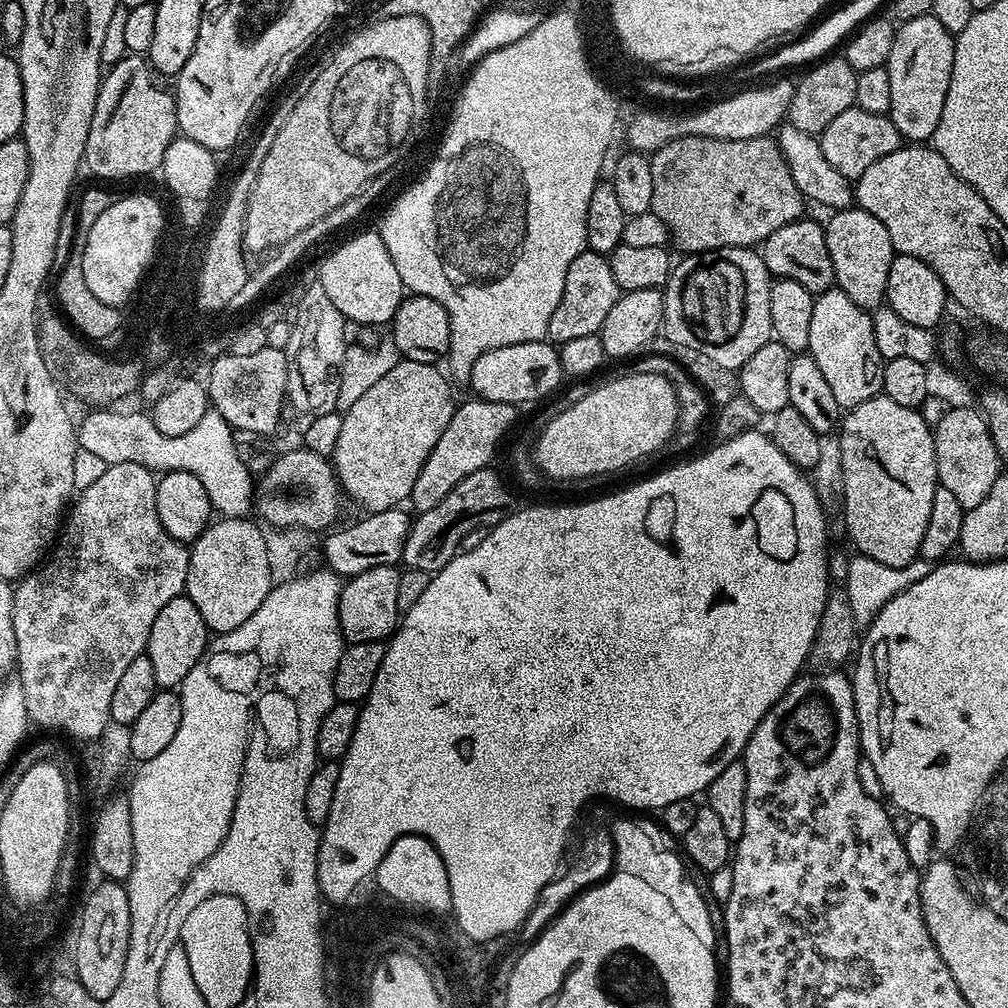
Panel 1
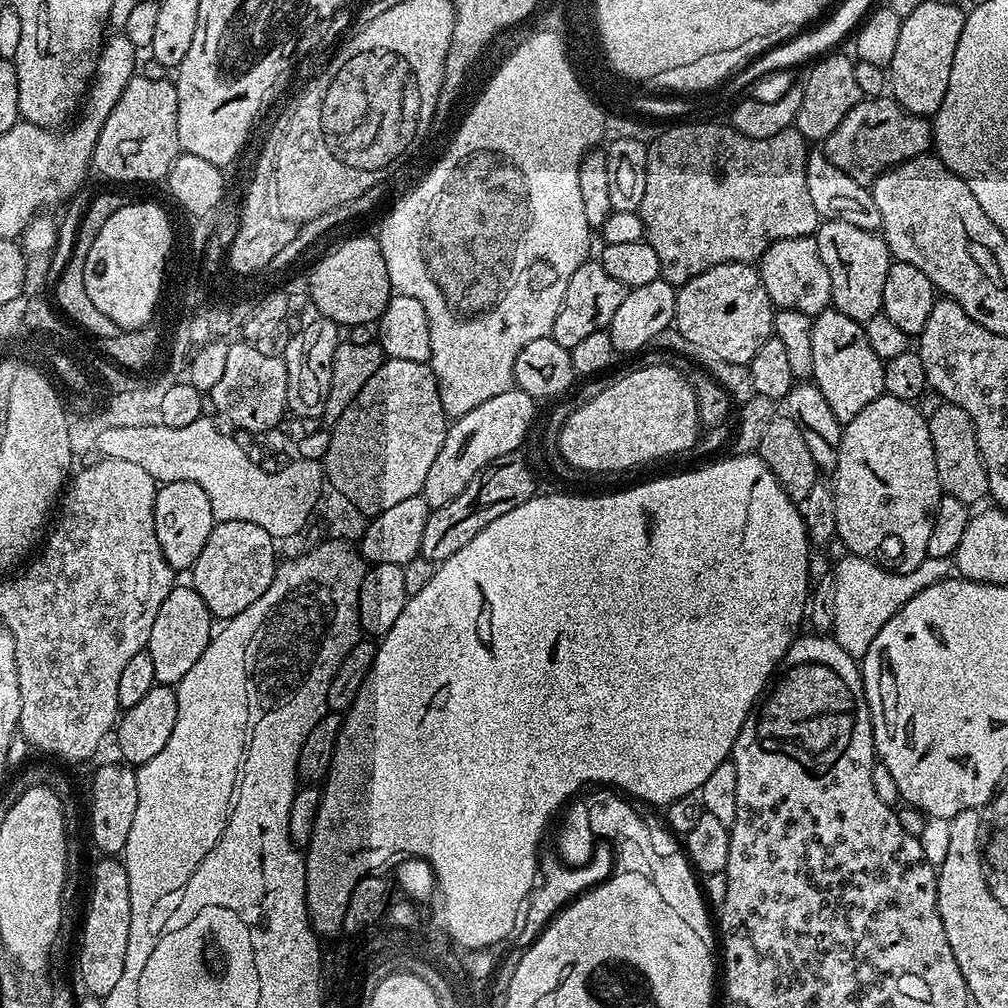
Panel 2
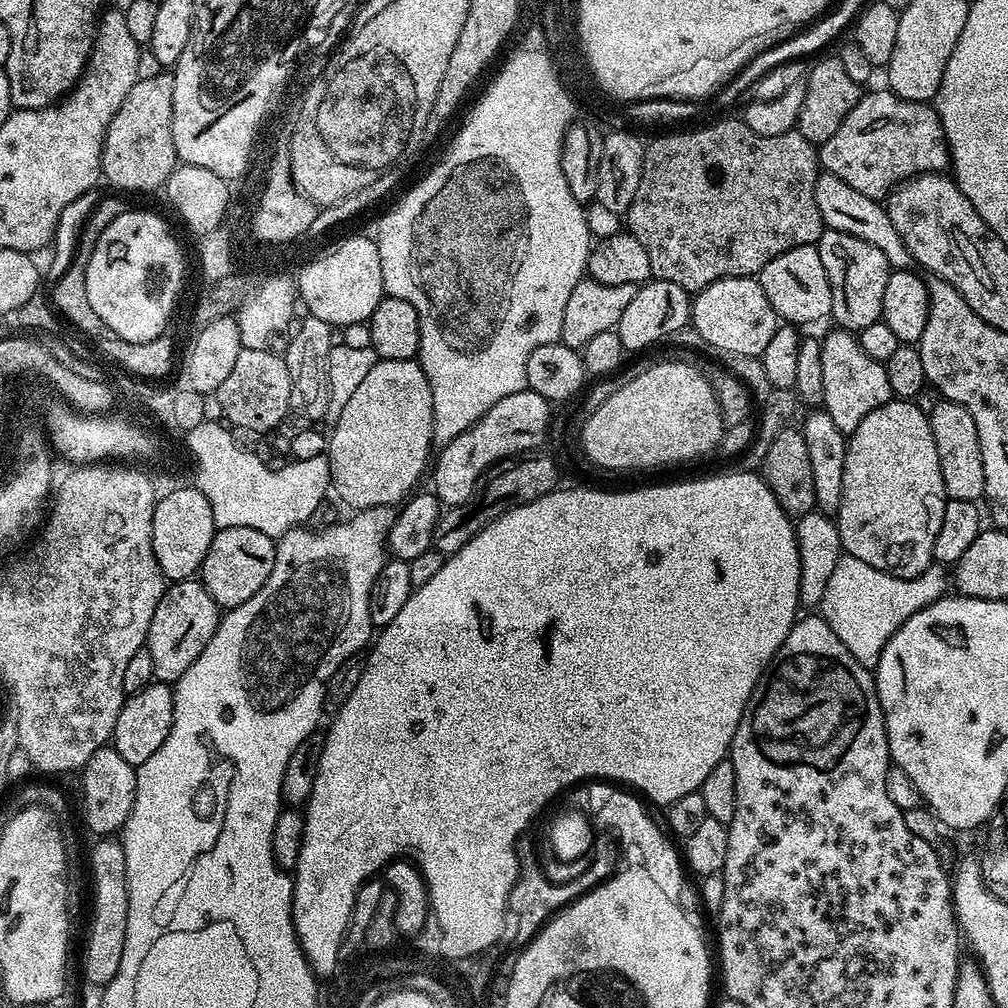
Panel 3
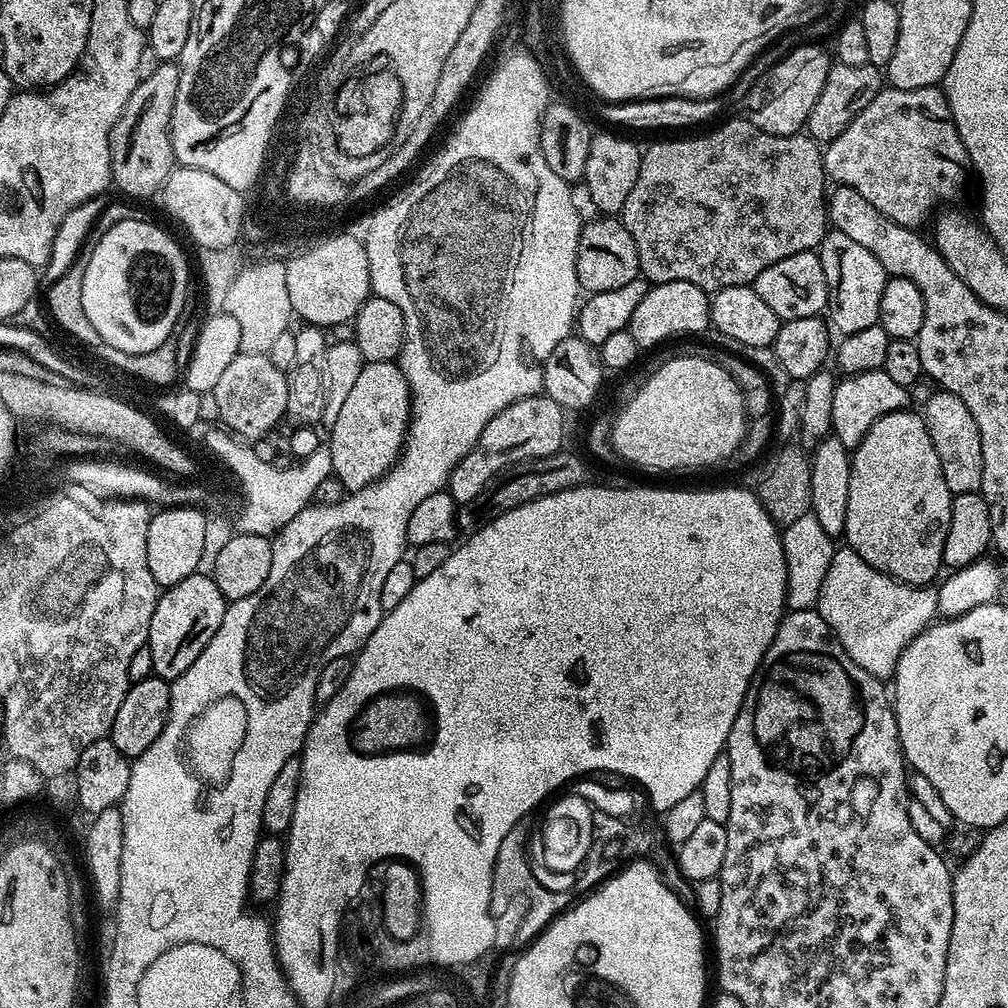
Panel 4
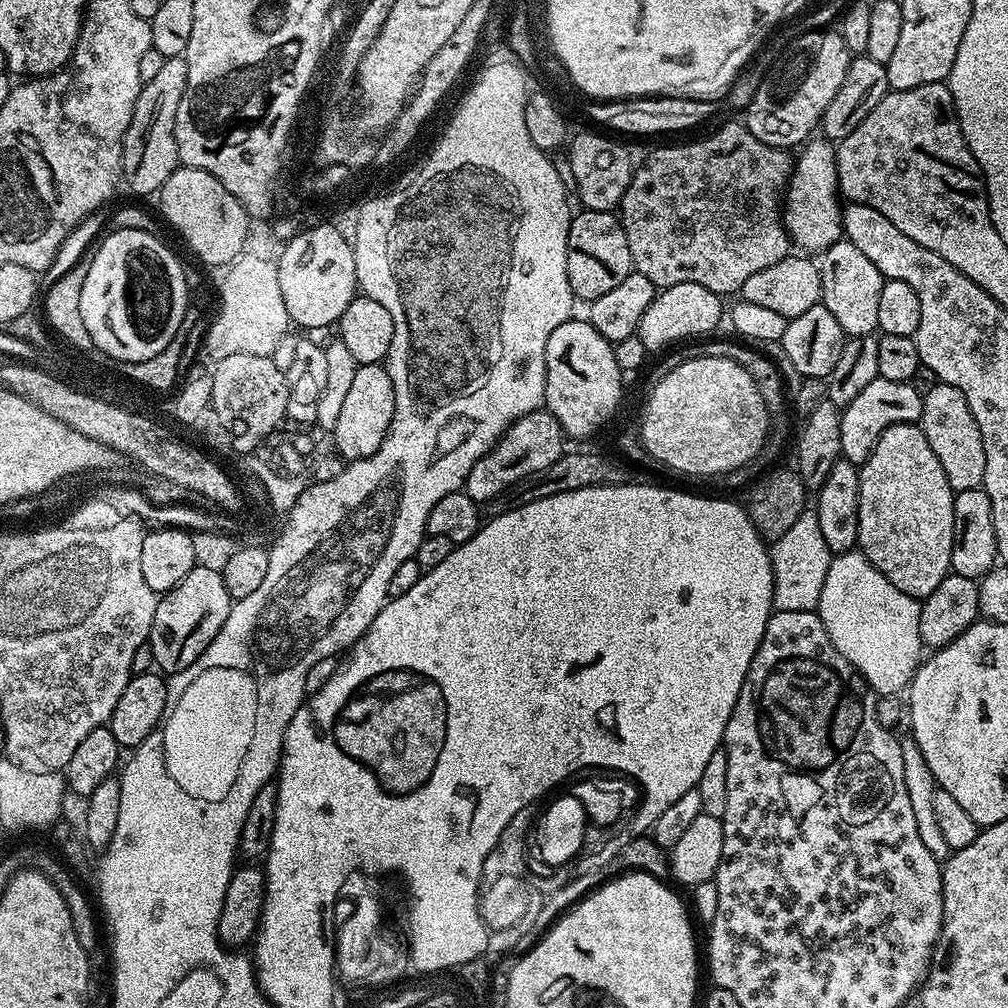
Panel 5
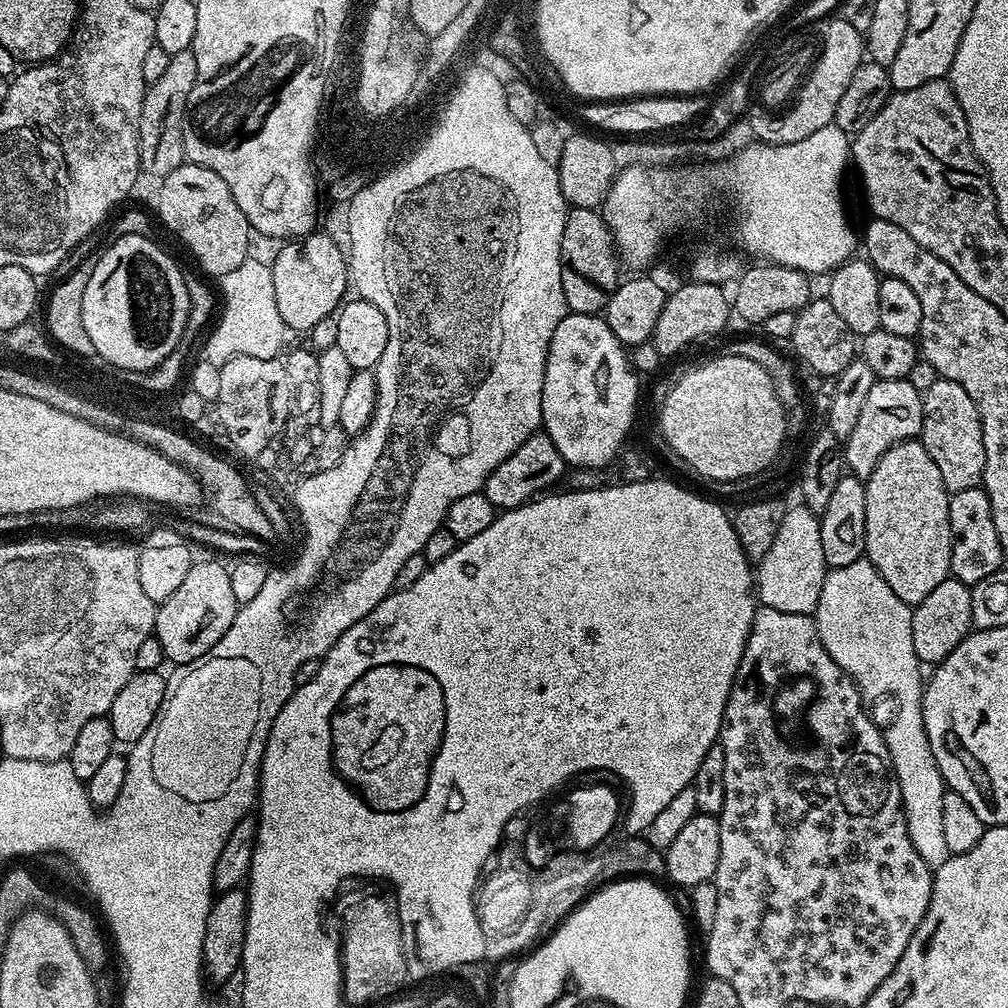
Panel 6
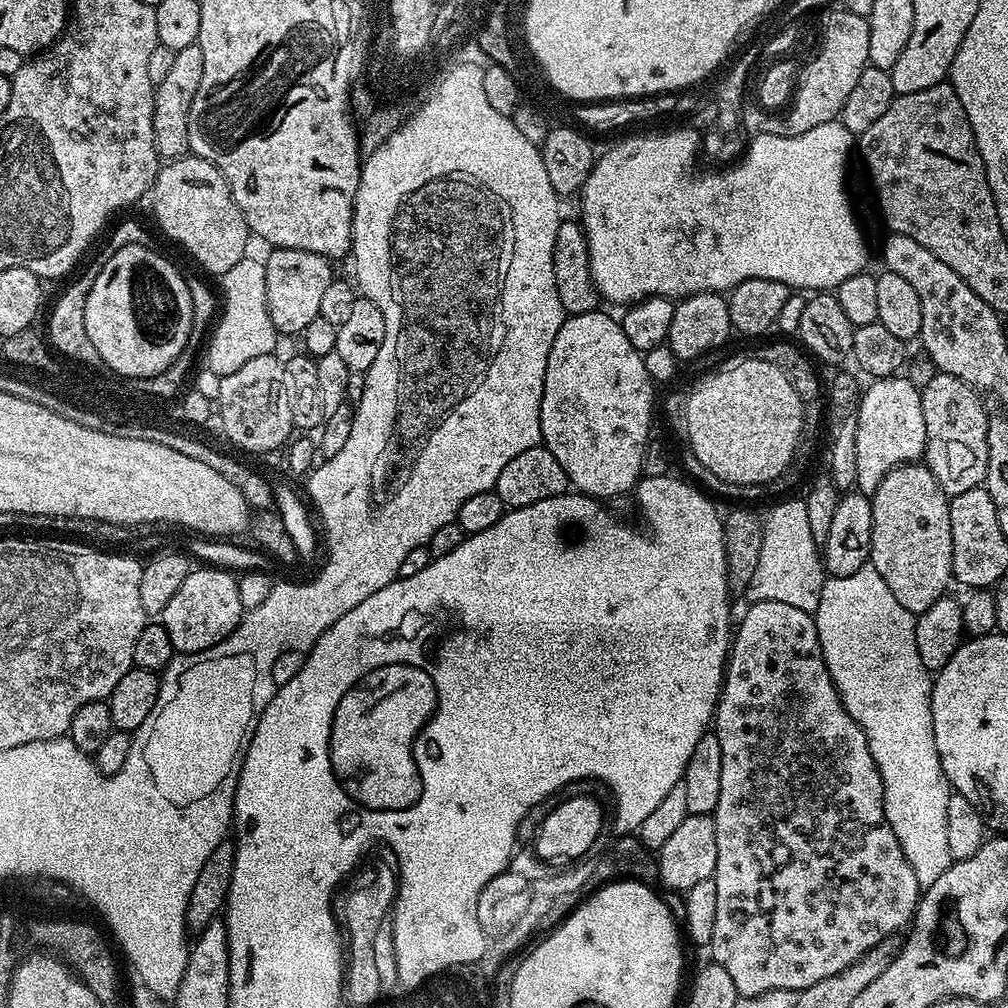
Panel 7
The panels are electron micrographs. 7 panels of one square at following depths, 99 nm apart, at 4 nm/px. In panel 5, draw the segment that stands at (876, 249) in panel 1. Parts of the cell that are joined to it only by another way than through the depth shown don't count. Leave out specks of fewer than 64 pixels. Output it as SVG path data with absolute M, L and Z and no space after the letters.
M843 238L824 249L818 263L822 278L820 299L826 310L834 314L838 326L842 326L845 337L873 335L878 329L878 302L885 282L878 266L874 266L874 262L854 246L854 242Z

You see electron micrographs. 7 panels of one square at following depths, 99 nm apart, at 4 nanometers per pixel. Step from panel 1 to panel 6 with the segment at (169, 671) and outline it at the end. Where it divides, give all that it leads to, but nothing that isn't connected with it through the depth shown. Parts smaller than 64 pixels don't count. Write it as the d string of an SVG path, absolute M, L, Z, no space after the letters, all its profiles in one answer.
M215 558L210 562L192 564L178 590L174 590L174 594L156 609L154 634L169 665L189 664L194 658L202 658L202 654L206 654L206 650L210 650L234 622L238 605L230 586L228 568L220 562Z

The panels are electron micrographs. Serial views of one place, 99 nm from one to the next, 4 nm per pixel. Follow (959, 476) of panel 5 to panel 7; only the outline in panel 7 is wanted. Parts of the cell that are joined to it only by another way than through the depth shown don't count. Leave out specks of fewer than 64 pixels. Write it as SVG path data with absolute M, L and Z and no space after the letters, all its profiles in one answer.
M937 372L920 393L922 398L922 418L926 418L926 446L924 447L923 463L934 474L940 489L954 497L965 490L981 487L990 475L990 453L988 450L988 419L986 410L980 401L980 395L966 382L954 378L945 372Z

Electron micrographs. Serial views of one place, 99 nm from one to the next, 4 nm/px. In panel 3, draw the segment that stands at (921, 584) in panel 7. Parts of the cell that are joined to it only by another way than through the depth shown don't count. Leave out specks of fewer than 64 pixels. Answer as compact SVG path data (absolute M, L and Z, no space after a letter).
M893 398L882 406L878 406L878 410L870 410L870 414L866 414L866 418L862 418L862 422L858 422L856 429L847 437L846 466L842 470L842 502L834 514L836 529L840 535L840 546L847 555L862 558L862 562L870 562L870 566L874 566L874 570L882 570L886 574L907 580L933 567L934 538L938 538L938 530L942 530L942 514L948 500L948 491L944 489L942 482L942 470L938 466L938 446L934 442L934 434L928 417L918 410L918 406L913 404L913 401Z

